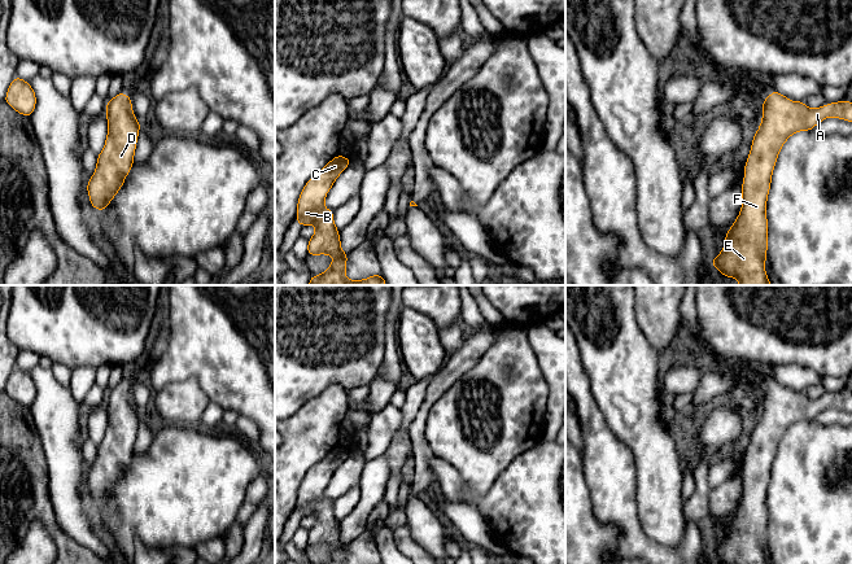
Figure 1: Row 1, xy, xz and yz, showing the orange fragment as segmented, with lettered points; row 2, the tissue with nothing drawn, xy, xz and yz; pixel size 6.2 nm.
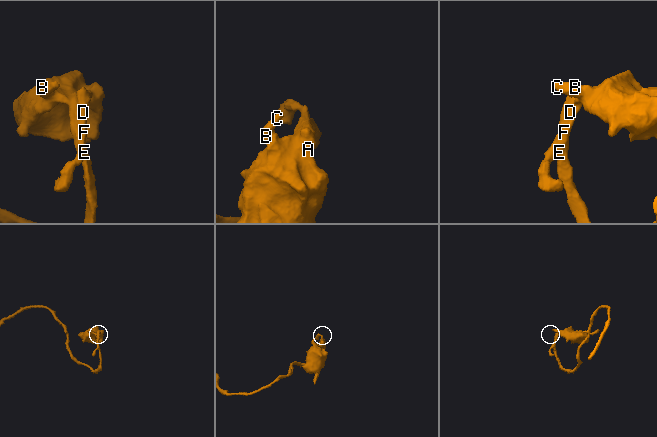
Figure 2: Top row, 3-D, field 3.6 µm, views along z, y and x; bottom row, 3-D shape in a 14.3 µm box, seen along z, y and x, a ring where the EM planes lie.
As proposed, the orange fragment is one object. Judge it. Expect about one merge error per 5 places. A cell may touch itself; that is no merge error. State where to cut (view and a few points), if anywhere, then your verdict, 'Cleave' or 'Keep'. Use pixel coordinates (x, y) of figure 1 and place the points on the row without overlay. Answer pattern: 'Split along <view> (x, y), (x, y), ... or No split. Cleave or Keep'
No split. Keep

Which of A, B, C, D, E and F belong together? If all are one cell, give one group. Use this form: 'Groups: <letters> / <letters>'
Groups: A B C D E F

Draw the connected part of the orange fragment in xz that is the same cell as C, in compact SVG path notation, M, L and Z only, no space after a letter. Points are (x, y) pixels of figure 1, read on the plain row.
M337 445L303 477L297 494L300 516L314 515L316 521L309 529L307 546L327 545L336 550L323 564L345 564L348 543L341 541L338 520L333 513L333 502L324 498L325 485L351 450Z

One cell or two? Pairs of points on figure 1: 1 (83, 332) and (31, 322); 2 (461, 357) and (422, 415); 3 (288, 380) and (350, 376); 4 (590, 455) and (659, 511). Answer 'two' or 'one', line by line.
1: one
2: one
3: one
4: two

